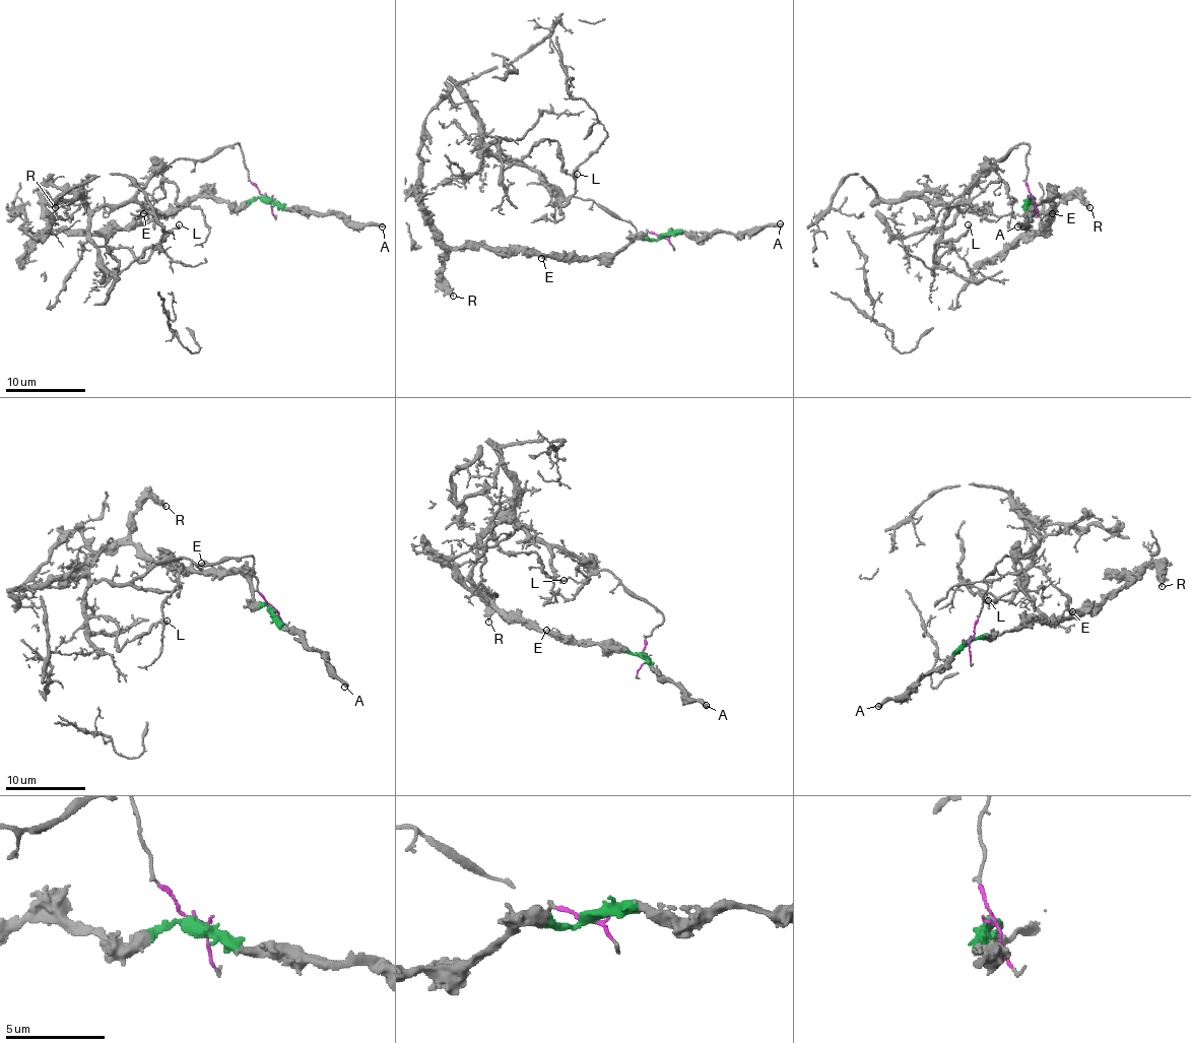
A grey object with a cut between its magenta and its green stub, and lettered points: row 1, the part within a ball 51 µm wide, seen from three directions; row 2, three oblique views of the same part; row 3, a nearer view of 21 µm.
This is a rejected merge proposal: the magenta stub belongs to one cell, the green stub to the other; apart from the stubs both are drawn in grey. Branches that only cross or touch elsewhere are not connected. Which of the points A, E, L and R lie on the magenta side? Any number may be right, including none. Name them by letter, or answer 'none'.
L

